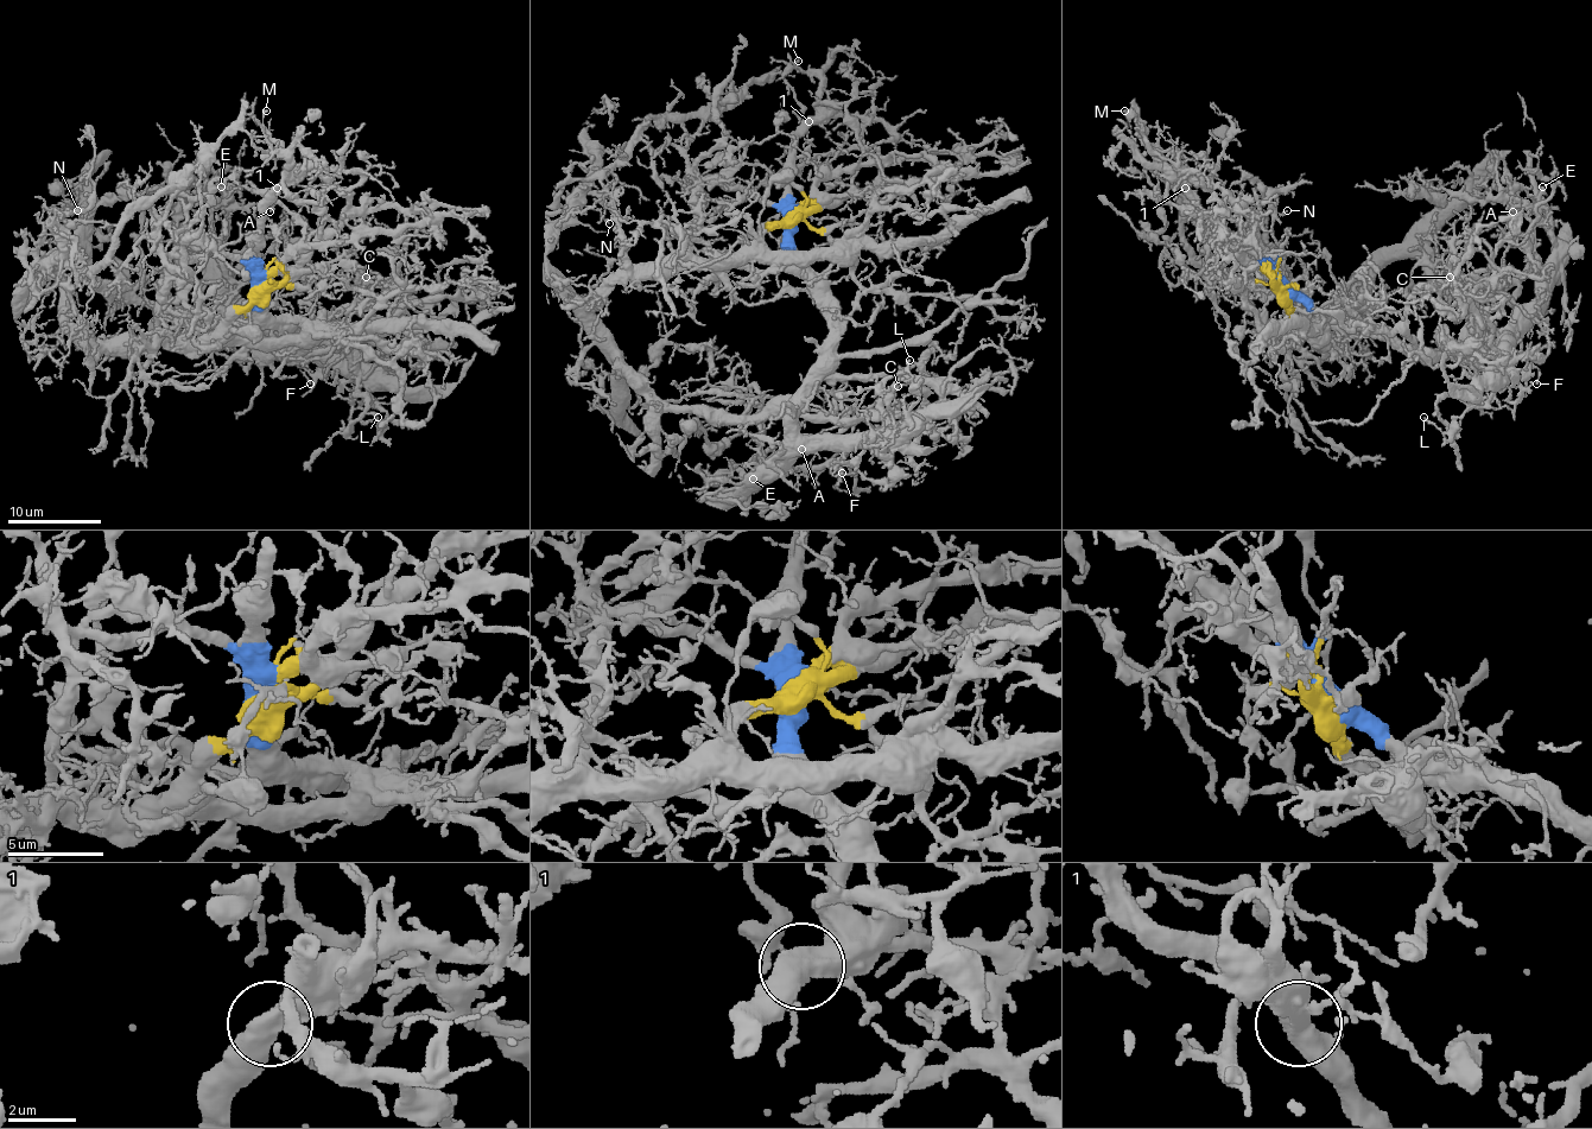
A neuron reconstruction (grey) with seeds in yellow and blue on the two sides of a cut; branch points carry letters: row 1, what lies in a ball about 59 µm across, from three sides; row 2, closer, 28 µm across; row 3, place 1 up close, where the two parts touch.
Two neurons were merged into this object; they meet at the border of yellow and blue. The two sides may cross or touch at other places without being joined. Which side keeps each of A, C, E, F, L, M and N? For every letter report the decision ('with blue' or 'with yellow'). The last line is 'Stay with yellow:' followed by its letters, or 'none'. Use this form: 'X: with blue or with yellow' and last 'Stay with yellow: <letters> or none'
A: with blue
C: with blue
E: with blue
F: with blue
L: with blue
M: with blue
N: with yellow
Stay with yellow: N

